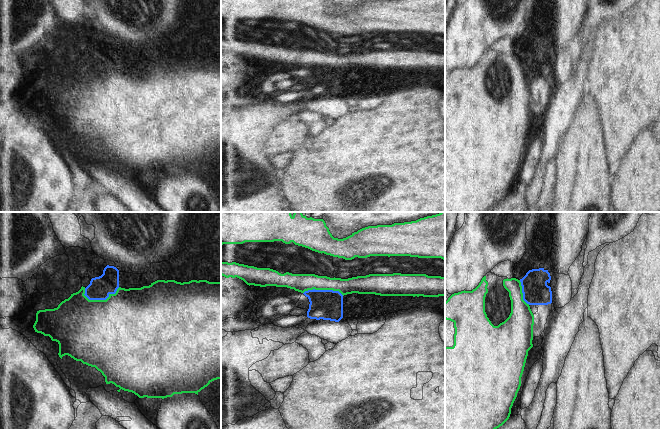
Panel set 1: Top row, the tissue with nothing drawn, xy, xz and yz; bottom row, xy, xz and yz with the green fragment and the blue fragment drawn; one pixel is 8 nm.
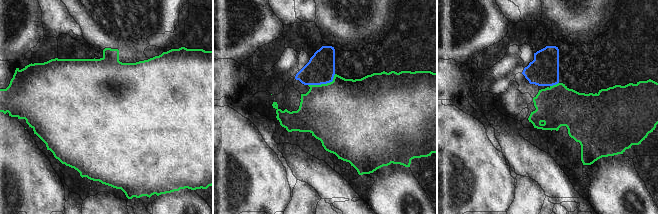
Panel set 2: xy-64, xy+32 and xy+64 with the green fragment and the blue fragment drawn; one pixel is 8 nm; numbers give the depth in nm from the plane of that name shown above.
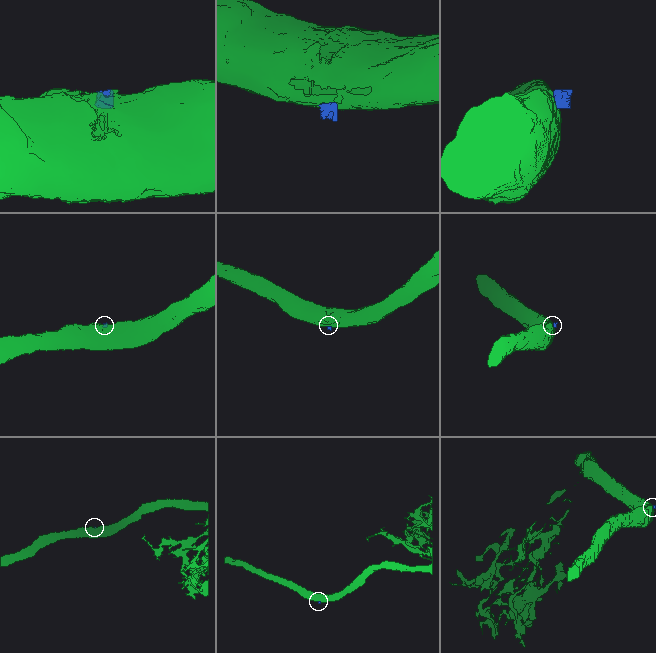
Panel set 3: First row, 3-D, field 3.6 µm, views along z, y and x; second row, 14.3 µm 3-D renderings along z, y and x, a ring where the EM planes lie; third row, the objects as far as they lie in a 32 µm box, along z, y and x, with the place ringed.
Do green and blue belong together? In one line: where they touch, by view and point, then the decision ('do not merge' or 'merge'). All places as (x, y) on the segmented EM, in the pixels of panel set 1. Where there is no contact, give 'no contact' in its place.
meets green in xy at (101, 300); merge

